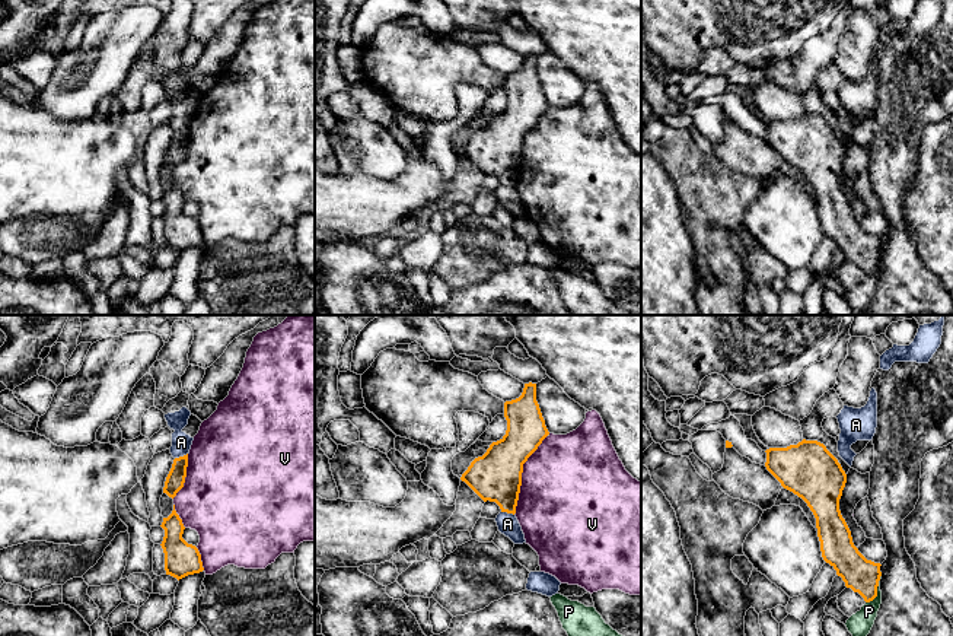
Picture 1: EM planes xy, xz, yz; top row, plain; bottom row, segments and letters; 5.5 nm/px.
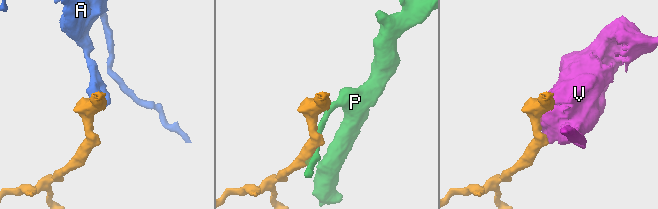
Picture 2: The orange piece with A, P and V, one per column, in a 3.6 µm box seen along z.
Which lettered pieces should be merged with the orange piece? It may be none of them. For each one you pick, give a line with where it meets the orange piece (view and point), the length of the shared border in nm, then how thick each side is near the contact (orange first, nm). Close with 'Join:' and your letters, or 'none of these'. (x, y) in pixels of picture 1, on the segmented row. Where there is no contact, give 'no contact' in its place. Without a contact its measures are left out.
A: contact xy (181, 457); length 80 nm; calibres 100 and 110 nm
Join: A

